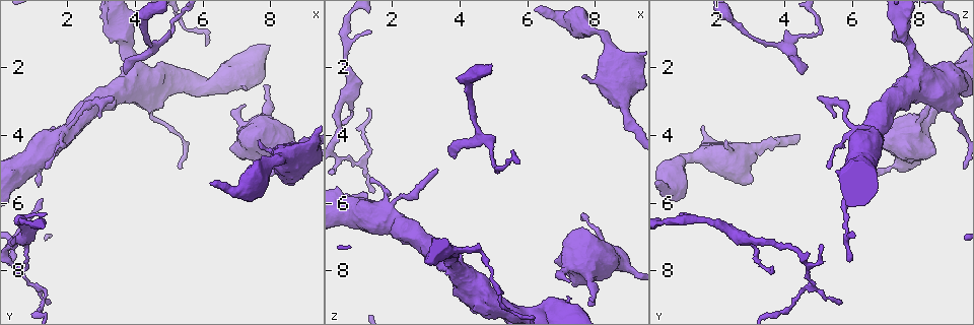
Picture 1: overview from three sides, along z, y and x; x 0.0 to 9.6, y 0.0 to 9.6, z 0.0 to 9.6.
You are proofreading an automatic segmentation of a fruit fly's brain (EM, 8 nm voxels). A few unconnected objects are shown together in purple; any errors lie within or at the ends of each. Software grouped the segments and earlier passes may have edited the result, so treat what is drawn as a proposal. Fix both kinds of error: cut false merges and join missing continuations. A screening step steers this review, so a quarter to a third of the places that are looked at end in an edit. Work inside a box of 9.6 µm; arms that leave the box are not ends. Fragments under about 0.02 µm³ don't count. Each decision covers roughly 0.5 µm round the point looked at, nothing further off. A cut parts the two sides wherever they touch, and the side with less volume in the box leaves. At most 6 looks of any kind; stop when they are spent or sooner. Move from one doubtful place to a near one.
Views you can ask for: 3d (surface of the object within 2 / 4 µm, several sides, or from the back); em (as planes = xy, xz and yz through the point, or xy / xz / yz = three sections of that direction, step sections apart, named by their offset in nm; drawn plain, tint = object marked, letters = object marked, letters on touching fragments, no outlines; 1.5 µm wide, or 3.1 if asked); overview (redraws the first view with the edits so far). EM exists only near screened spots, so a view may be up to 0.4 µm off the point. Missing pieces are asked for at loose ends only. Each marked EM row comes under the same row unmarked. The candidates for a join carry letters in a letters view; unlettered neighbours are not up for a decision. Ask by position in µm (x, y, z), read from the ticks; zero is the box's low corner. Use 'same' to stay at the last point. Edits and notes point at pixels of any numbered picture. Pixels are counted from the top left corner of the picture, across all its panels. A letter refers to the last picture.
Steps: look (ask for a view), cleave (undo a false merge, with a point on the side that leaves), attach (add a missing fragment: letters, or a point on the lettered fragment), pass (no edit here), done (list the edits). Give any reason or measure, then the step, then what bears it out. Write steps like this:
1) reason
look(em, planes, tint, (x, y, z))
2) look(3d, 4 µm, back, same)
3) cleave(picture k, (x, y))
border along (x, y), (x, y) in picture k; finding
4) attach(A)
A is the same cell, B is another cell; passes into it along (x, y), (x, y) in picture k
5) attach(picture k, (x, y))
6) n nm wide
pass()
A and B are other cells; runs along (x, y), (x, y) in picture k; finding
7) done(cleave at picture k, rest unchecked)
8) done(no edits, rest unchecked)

abrupt turn
look(3d, 2 µm, (5.05, 1.00, 5.00))

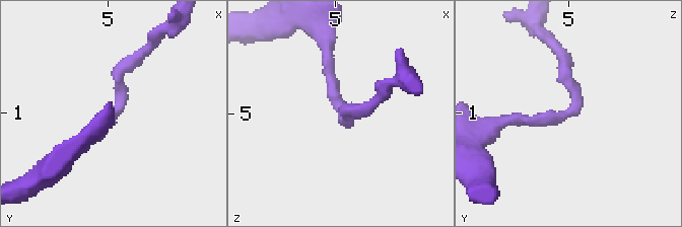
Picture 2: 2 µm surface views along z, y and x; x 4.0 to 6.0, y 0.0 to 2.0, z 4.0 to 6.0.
need the tissue
look(em, planes, letters, (5.08, 0.98, 5.00))

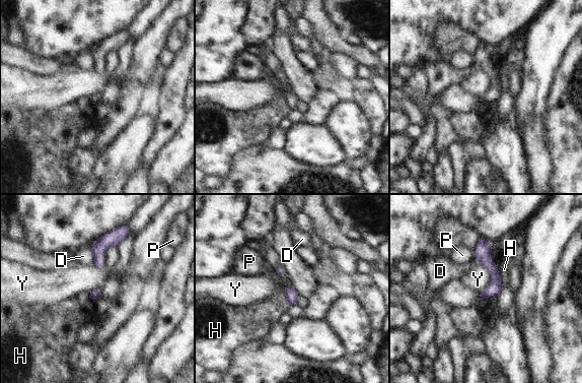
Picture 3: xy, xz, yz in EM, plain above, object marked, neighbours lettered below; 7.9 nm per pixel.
pass()
D, H, P and Y are other cells; border along (480, 262), (490, 273), (480, 294) in picture 3; all the same neuron

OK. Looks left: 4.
thick turns thin
look(em, yz, step 8, letters, (4.60, 3.55, 9.15))

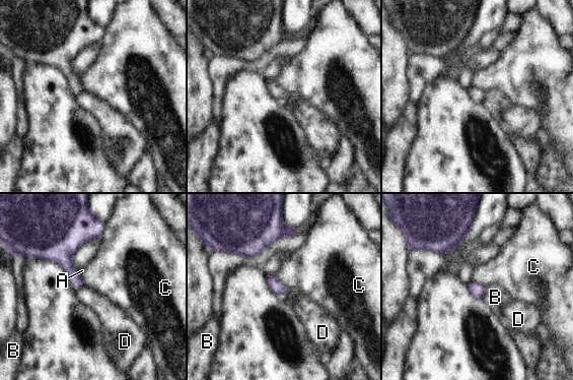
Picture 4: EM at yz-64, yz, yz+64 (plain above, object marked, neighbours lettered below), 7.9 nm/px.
pass()
A, B, C and D are other cells; border along (487, 288), (482, 299) in picture 4; one neuron here

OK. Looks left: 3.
tapers out
look(3d, 4 µm, back, (1.40, 4.95, 5.20))

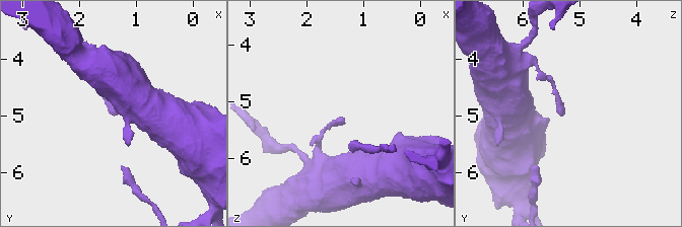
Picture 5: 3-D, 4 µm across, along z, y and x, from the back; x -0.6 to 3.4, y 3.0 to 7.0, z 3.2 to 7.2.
now the EM
look(em, xz, step 8, tint, (1.40, 5.00, 5.25))

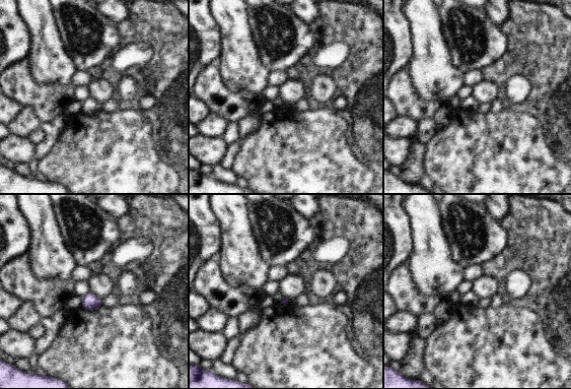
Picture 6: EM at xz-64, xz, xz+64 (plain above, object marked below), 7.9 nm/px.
another direction
look(em, planes, letters, same)

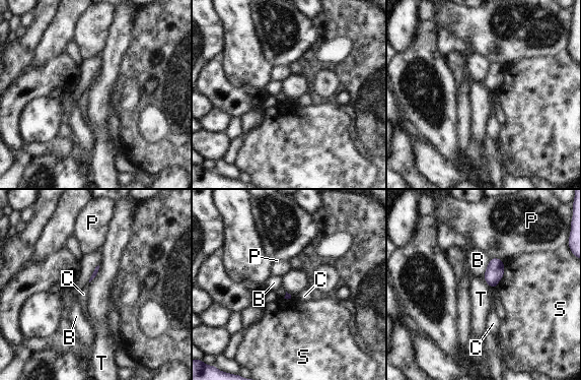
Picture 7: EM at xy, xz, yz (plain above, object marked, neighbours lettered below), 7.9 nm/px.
pass()
B, C, P, S and T are other cells; border along (99, 265), (96, 275), (89, 282) in picture 7; none of them fits

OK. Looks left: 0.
done(no edits, rest unchecked)

